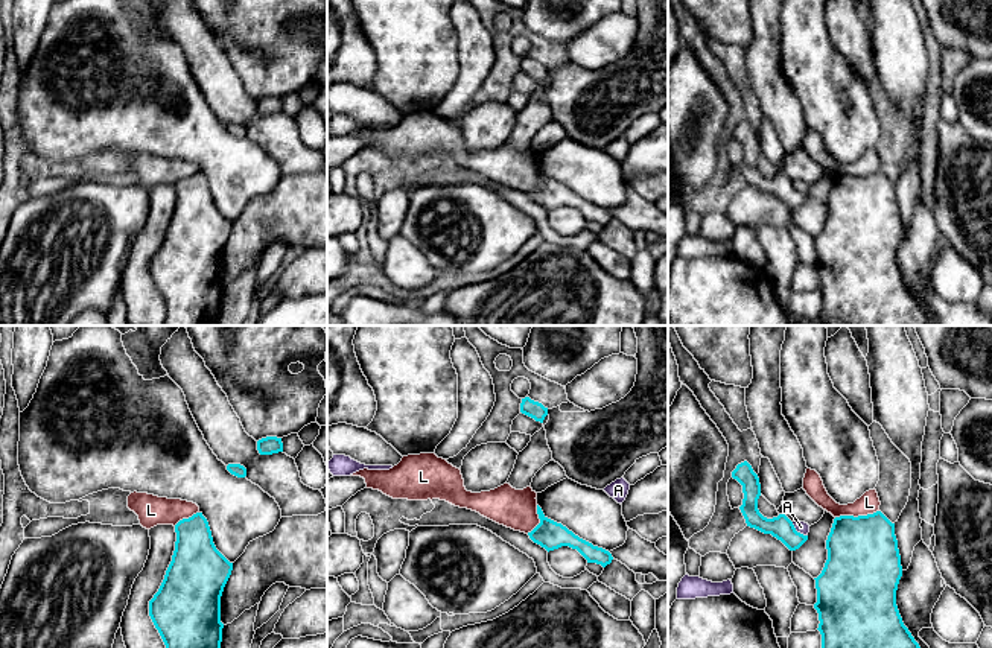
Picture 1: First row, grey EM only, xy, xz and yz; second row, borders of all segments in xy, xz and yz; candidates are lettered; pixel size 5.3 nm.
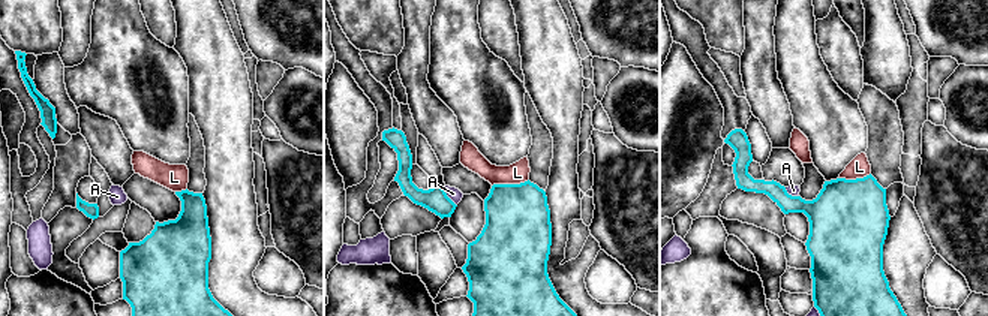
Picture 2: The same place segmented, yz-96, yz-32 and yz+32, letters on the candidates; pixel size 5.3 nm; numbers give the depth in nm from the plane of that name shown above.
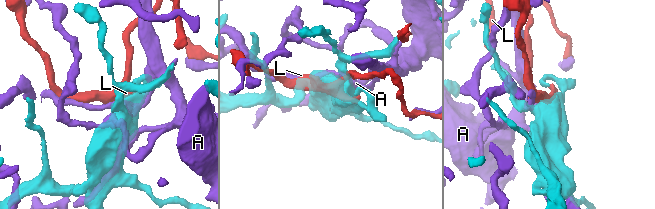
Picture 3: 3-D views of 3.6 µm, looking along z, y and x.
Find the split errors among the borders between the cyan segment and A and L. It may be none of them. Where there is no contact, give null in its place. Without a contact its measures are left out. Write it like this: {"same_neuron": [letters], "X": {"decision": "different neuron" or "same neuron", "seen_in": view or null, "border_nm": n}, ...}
{"same_neuron": ["L"], "A": {"decision": "different neuron", "seen_in": "yz", "border_nm": 120}, "L": {"decision": "same neuron", "seen_in": "yz", "border_nm": 240}}

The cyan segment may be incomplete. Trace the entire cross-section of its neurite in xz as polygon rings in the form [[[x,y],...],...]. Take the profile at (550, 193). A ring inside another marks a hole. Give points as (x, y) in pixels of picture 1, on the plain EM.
[[[539,164],[537,173],[540,183],[531,192],[528,192],[528,195],[534,202],[540,204],[548,211],[561,205],[569,205],[577,208],[587,219],[587,222],[596,222],[603,227],[612,222],[613,216],[609,210],[593,205],[592,202],[575,195],[561,183],[548,178]]]

